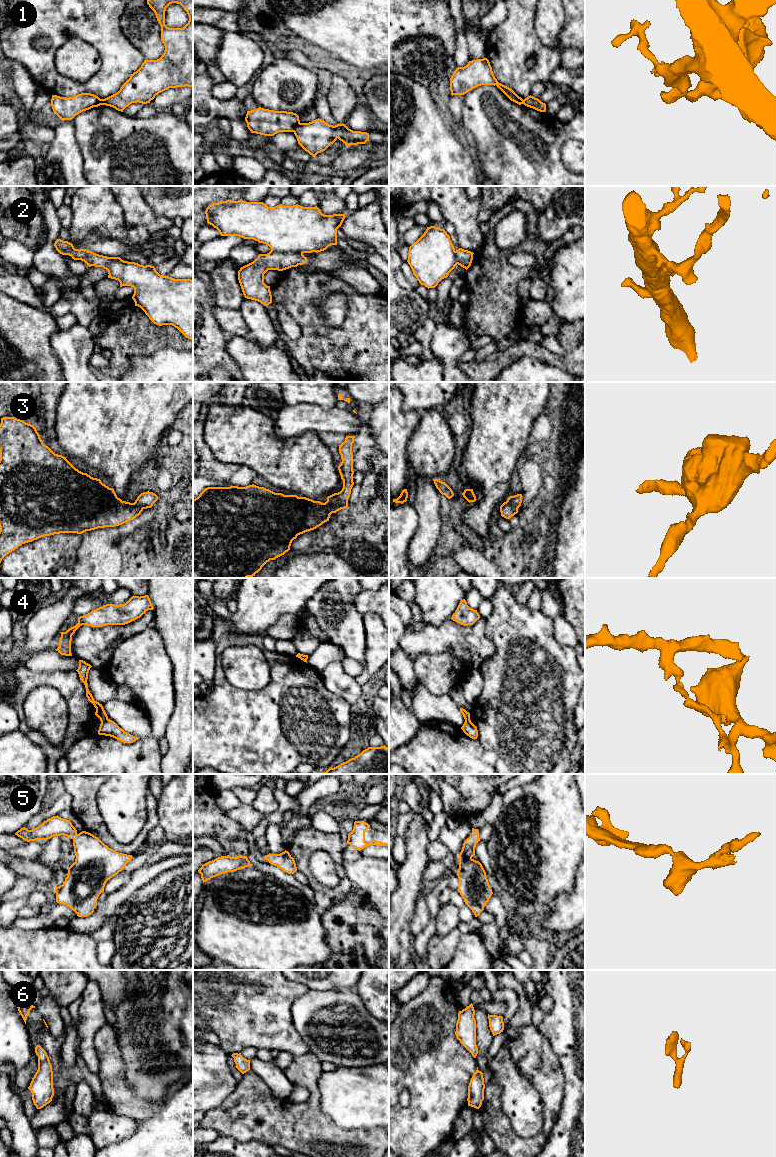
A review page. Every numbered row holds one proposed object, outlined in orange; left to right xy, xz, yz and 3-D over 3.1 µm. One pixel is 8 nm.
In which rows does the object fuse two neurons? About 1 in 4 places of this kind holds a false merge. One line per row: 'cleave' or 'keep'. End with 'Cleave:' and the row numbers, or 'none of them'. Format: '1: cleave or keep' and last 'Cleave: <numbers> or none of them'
1: cleave
2: cleave
3: keep
4: cleave
5: keep
6: keep
Cleave: 1, 2, 4

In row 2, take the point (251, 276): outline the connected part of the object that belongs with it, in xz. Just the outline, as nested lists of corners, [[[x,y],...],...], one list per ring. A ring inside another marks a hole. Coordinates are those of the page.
[[[270,251],[267,254],[259,254],[253,262],[241,267],[238,271],[238,280],[244,297],[268,306],[272,303],[272,295],[270,286],[264,283],[264,274],[268,270],[283,271],[306,262],[307,257],[301,252]]]

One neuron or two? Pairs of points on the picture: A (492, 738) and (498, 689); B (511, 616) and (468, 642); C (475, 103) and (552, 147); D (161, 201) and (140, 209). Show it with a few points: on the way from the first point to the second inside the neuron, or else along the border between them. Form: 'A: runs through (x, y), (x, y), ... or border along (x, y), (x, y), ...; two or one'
A: runs through (494, 726), (494, 713), (498, 701); one
B: border along (484, 620), (484, 631), (493, 643), (494, 653); two
C: runs through (494, 122), (522, 142), (533, 142); one
D: border along (143, 196), (156, 215), (169, 218); two

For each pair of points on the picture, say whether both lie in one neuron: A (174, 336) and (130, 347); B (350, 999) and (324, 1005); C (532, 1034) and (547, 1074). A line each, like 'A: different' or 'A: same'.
A: same
B: same
C: same

